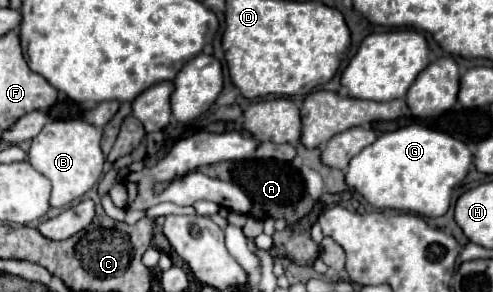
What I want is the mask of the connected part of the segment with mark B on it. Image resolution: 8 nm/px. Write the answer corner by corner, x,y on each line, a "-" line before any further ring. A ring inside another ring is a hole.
75,118
49,122
33,138
29,150
29,162
37,172
41,172
51,180
53,184
51,206
63,208
75,198
89,192
99,182
105,164
105,156
101,152
101,136
103,136
101,128
95,128
87,120

